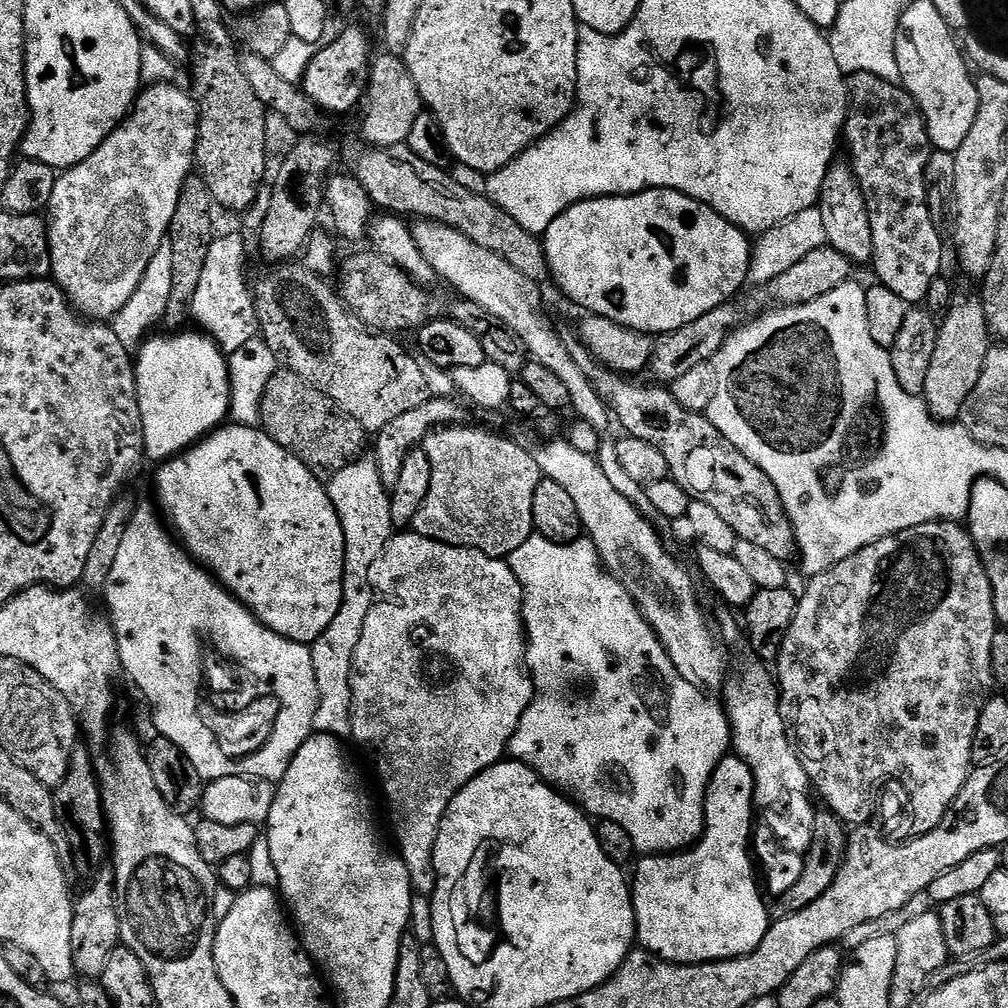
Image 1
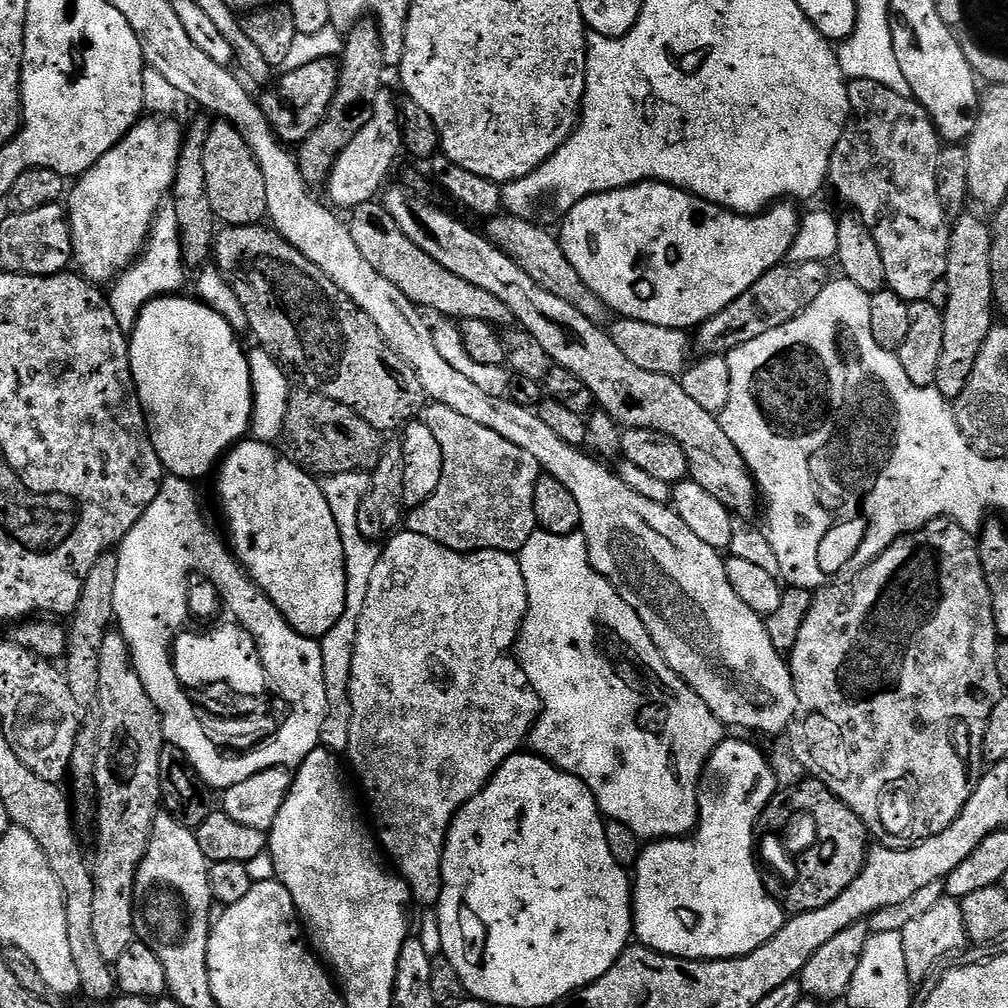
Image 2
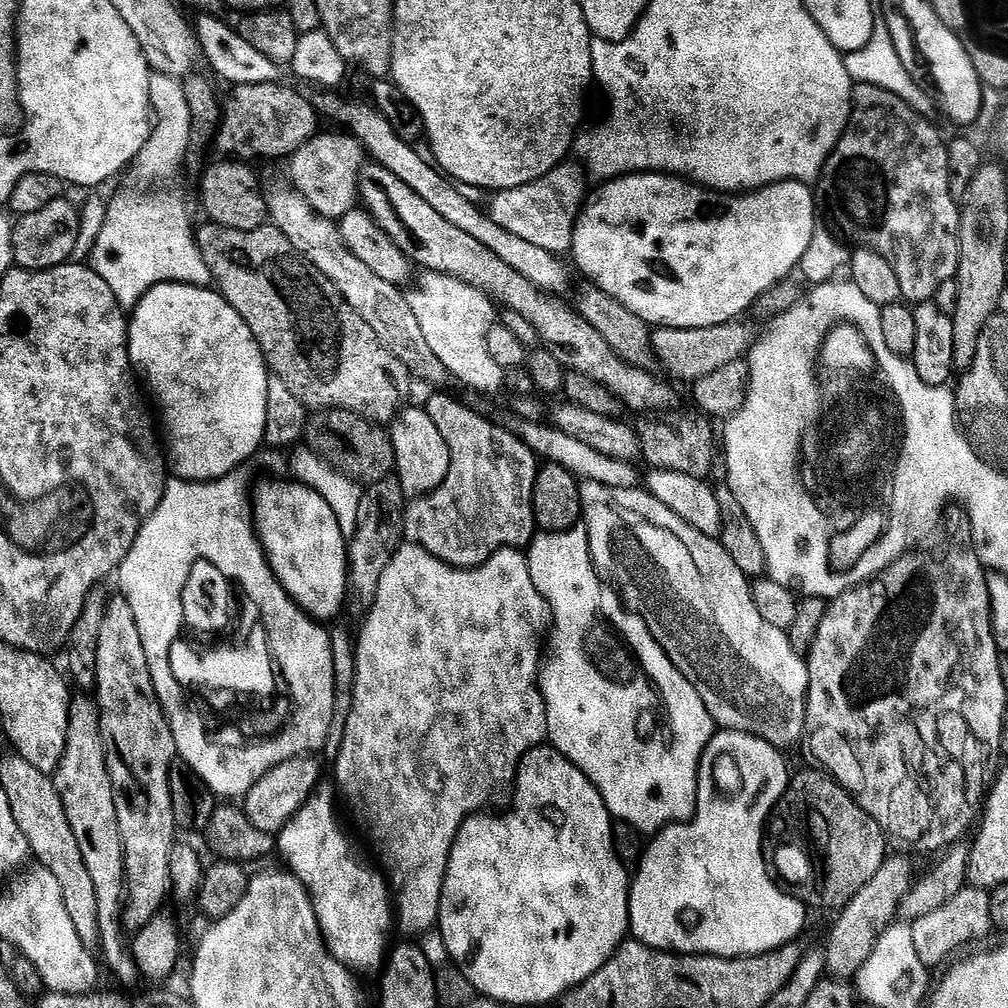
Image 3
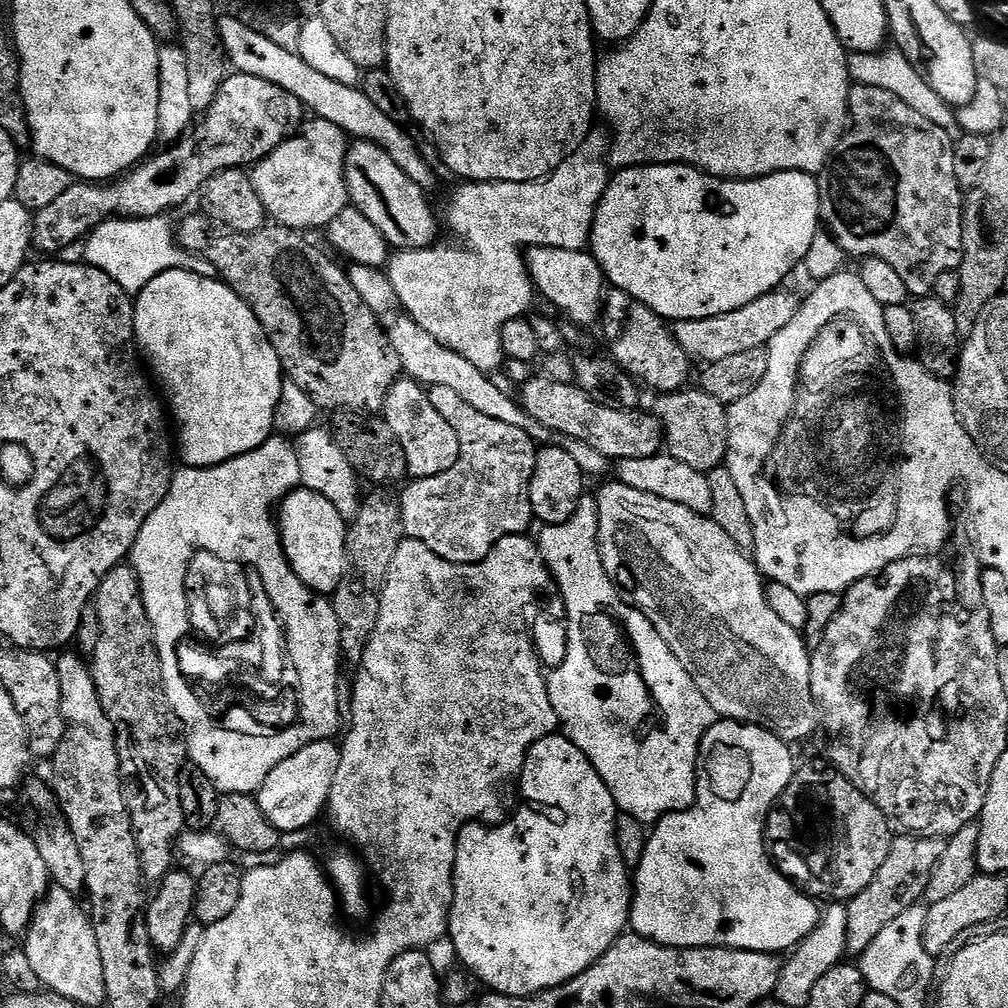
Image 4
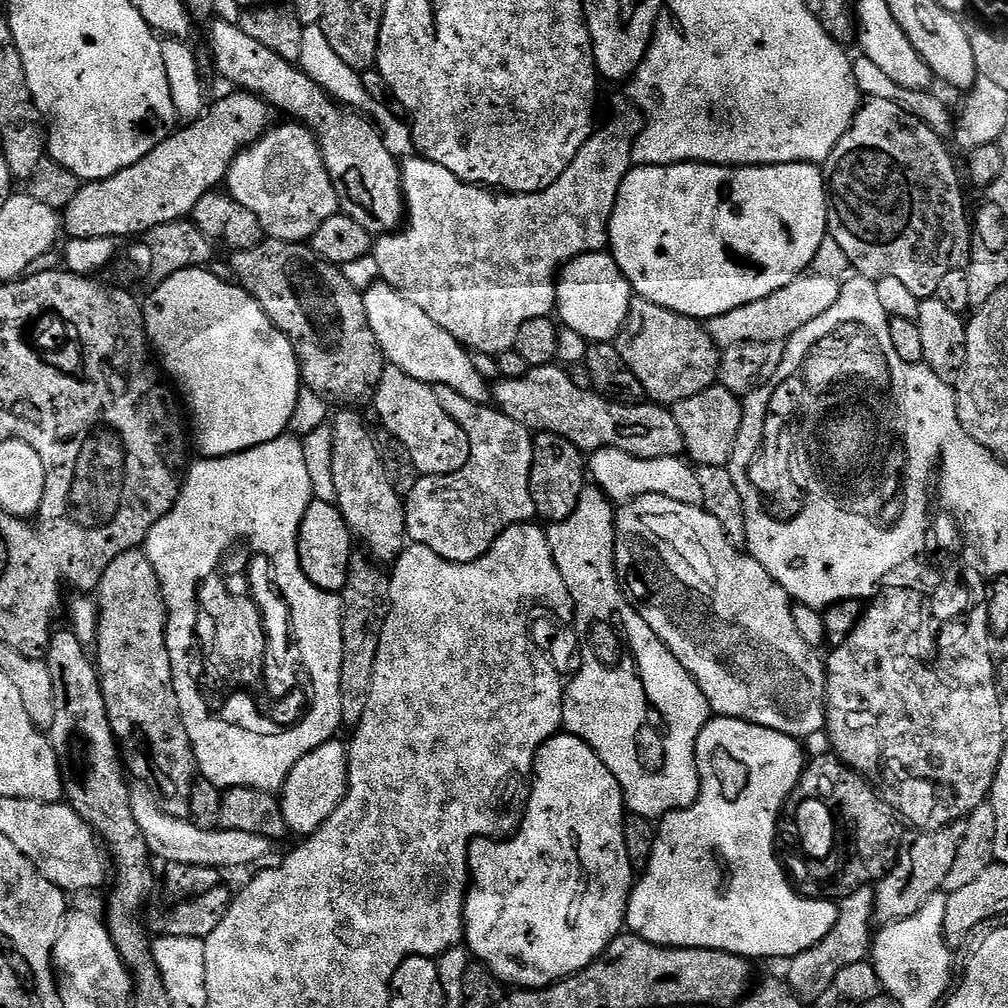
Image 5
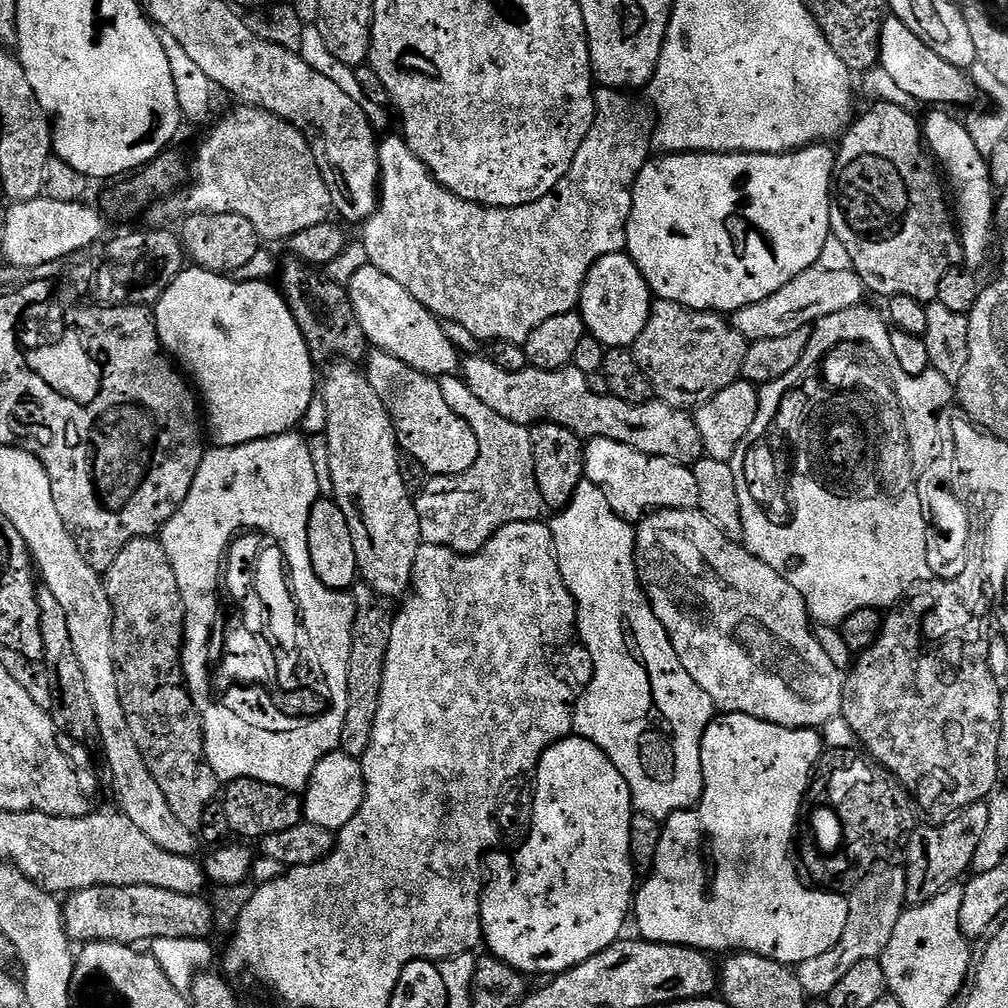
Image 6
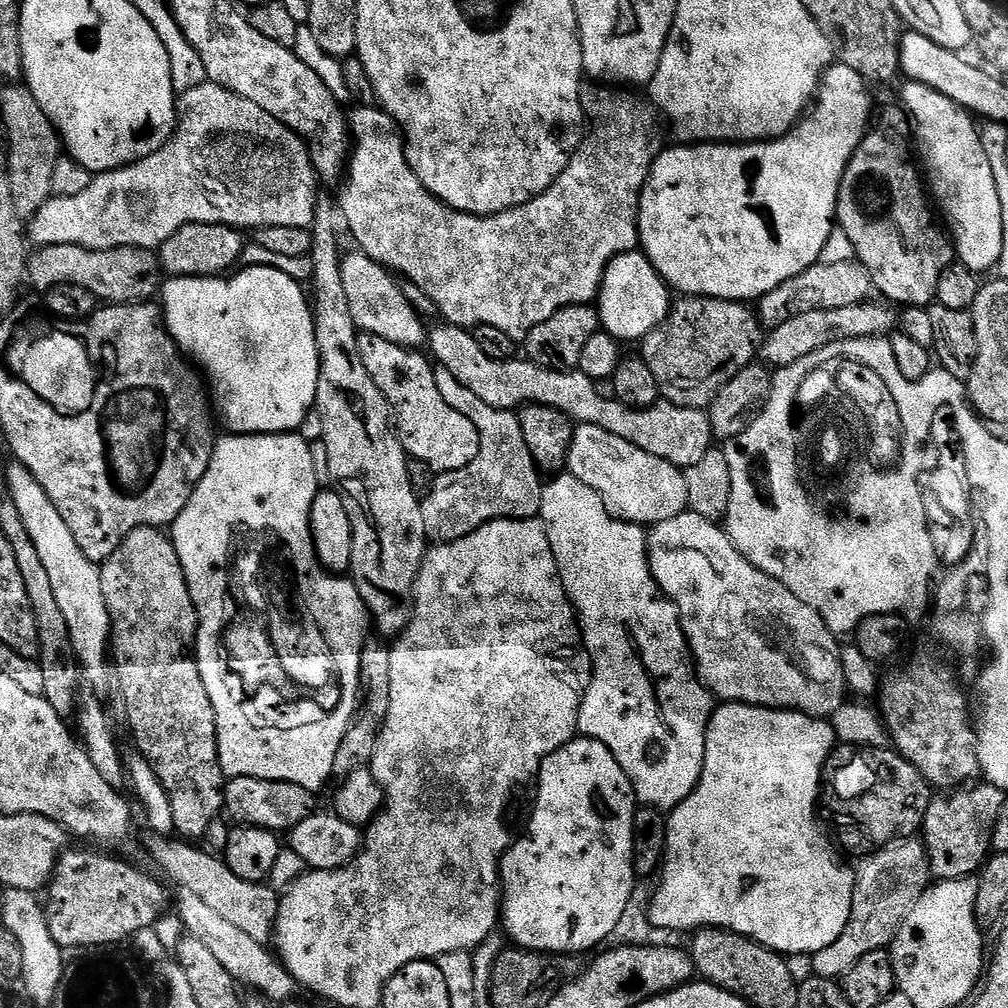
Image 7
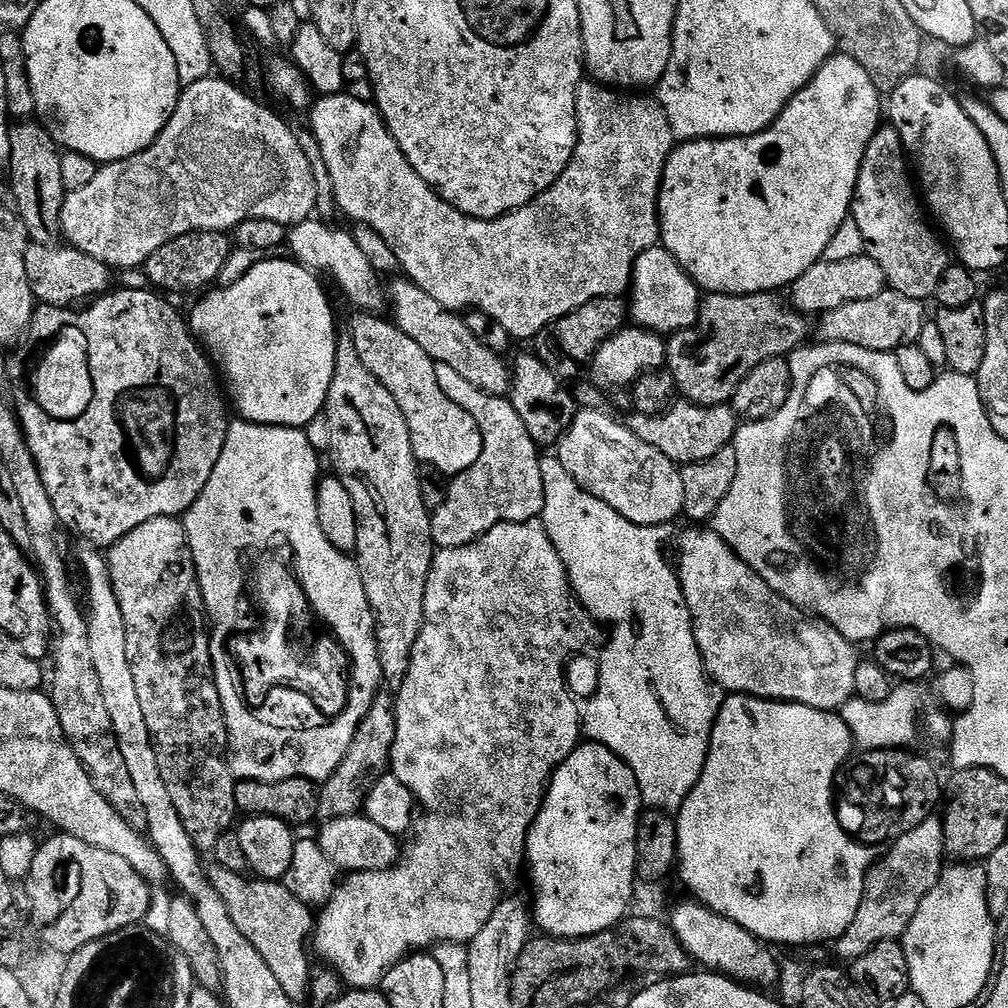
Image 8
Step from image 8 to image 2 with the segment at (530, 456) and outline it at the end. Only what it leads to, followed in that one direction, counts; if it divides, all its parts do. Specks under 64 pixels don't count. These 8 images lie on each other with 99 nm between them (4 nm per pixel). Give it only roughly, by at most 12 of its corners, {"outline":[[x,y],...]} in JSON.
{"outline":[[429,403],[438,490],[407,531],[519,553],[542,469],[502,434]]}

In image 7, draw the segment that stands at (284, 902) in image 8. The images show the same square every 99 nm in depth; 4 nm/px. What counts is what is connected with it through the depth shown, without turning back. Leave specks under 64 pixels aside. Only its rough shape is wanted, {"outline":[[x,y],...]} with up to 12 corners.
{"outline":[[176,838],[153,862],[254,942],[273,939],[278,896]]}

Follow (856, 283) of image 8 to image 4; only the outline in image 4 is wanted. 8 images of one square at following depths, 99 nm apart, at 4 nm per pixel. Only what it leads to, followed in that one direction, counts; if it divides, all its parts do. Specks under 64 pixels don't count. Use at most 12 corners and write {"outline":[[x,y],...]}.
{"outline":[[768,292],[730,314],[675,321],[693,362],[767,349],[801,297]]}

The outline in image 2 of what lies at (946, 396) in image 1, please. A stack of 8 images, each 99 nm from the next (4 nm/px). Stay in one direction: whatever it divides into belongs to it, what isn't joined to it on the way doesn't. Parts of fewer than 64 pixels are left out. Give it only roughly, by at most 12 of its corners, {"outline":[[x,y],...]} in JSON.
{"outline":[[989,221],[950,228],[935,387],[962,394],[994,326]]}

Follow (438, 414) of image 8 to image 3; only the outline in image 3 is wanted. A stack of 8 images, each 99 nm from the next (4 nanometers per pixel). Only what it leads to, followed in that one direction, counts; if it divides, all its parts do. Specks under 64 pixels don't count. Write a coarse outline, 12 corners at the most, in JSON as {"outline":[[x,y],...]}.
{"outline":[[427,407],[392,421],[394,475],[405,501],[450,474],[450,446]]}

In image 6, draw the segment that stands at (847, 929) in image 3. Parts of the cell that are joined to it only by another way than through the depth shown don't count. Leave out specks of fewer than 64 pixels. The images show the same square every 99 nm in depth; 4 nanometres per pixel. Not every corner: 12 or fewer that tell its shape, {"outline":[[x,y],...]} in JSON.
{"outline":[[987,803],[913,827],[906,896],[925,904],[971,869]]}

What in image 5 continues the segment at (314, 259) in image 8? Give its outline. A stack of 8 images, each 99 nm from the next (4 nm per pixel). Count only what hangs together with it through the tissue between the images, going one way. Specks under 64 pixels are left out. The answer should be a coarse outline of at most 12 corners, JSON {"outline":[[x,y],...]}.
{"outline":[[388,284],[362,295],[384,359],[488,404],[473,353]]}

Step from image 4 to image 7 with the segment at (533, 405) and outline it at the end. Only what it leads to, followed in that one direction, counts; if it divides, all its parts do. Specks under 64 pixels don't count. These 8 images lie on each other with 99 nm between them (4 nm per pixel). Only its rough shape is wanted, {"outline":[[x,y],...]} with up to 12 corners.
{"outline":[[427,333],[435,363],[498,410],[550,406],[681,470],[713,451],[703,408],[631,408],[579,370],[486,358]]}

